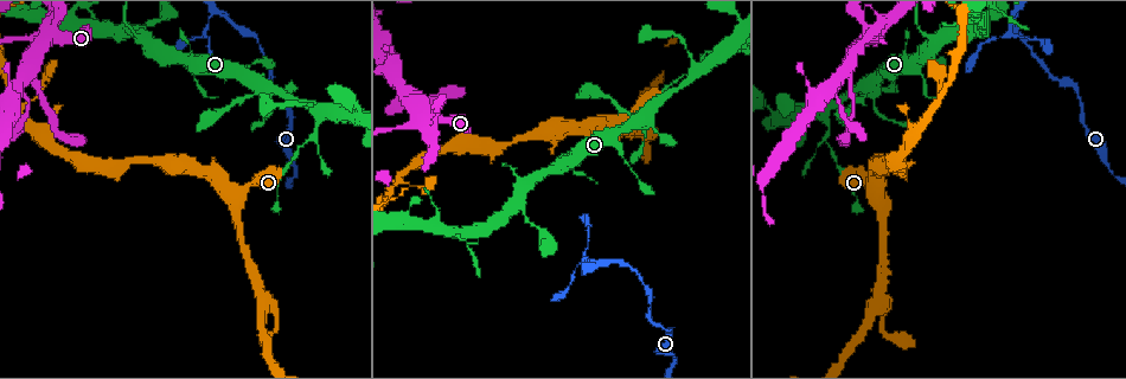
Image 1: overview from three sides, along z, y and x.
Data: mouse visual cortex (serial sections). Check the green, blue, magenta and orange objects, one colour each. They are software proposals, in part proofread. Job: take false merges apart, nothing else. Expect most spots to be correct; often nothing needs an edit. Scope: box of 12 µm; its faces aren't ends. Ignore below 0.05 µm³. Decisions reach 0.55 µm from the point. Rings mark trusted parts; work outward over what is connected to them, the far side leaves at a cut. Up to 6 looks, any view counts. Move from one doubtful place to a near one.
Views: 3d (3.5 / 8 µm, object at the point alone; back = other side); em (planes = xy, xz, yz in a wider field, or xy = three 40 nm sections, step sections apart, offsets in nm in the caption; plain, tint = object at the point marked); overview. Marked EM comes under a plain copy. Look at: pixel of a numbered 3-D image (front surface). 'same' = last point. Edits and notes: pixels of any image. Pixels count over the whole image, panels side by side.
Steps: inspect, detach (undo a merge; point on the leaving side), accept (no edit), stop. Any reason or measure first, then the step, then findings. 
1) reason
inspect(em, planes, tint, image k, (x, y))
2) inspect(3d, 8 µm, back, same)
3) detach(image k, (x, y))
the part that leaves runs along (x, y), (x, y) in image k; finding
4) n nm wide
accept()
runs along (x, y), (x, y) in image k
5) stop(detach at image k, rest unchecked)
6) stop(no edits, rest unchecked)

a fork
inspect(3d, 8 µm, image 1, (583, 260))

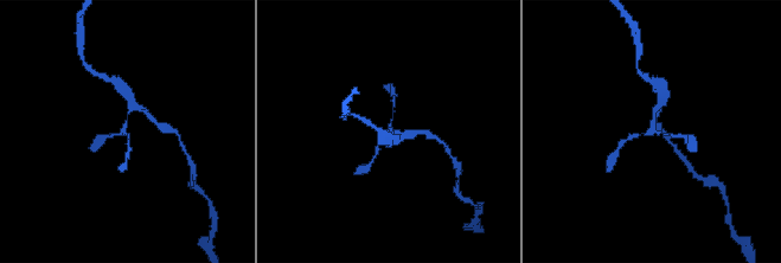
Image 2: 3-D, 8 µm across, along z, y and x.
inspect(em, xy, step 3, tint, image 2, (651, 128))

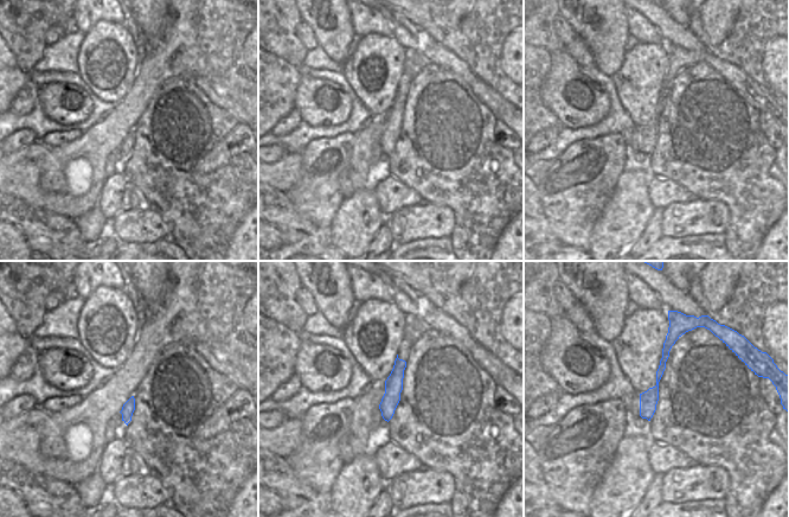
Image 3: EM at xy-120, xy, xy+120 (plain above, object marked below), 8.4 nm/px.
accept()
runs along (409, 133), (386, 132), (373, 158) in image 2; one cell here

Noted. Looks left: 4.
three-way junction
inspect(3d, 3.5 µm, image 1, (929, 36))

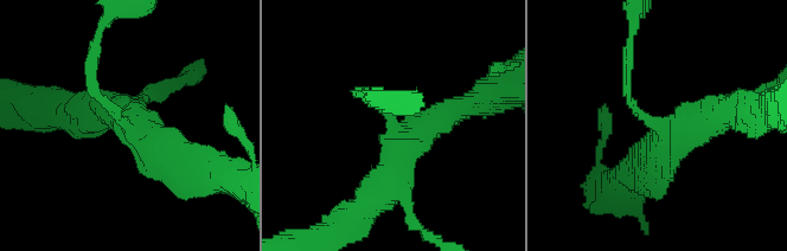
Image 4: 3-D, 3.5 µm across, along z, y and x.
3 arms; arms of 100, 400, 500 nm; need the tissue
inspect(em, xy, step 5, tint, image 4, (390, 125))

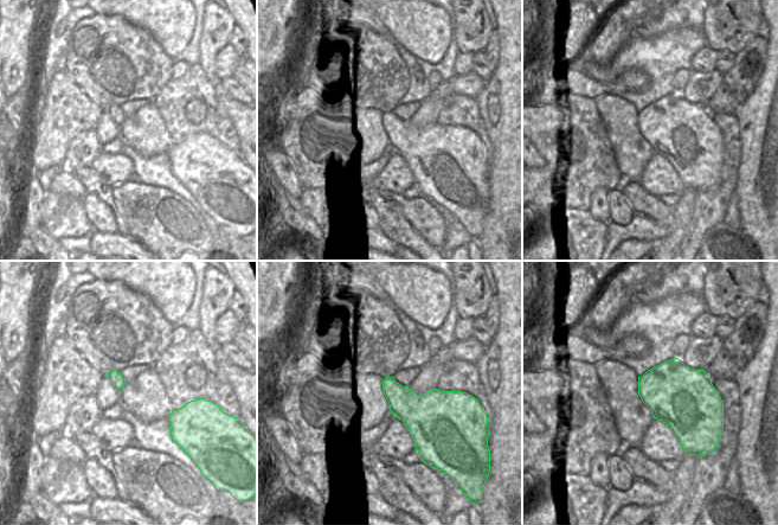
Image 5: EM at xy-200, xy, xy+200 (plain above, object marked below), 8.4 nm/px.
accept()
runs along (178, 154), (127, 126), (91, 89), (91, 66) in image 4; one cell here

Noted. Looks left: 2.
sudden change in width
inspect(3d, 3.5 µm, image 1, (827, 134))

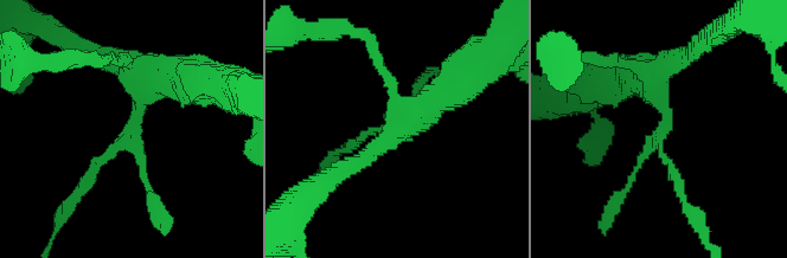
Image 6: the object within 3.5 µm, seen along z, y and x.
inspect(em, xy, step 1, tint, image 6, (657, 136))

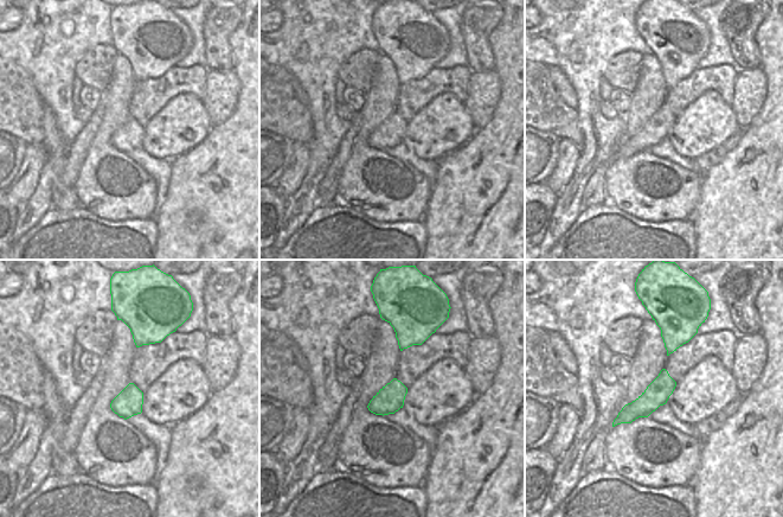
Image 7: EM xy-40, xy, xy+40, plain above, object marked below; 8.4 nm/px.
accept()
runs along (138, 72), (133, 130), (78, 192) in image 6; continuous, no second cell

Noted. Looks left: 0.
stop(no edits, rest unchecked)

